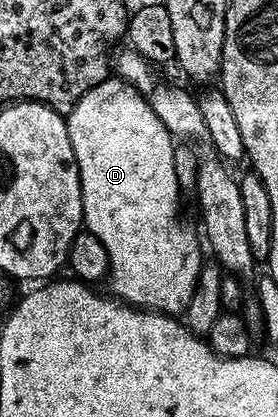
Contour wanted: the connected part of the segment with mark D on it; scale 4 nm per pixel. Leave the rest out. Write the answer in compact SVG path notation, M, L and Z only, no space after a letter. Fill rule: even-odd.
M109 77L106 81L94 85L94 89L86 92L72 106L72 110L67 112L66 122L68 124L68 132L70 133L70 141L74 145L74 157L78 161L78 169L80 170L82 205L84 206L83 226L87 230L92 231L94 237L98 237L102 241L102 245L106 245L108 275L110 276L110 280L112 279L113 292L111 291L111 294L117 300L129 305L135 305L141 309L159 311L161 313L179 312L190 301L190 297L194 297L196 278L201 267L204 266L206 259L205 256L200 256L202 239L198 234L197 228L195 226L193 226L194 228L187 227L182 220L176 219L176 214L180 211L180 179L176 176L178 165L174 161L174 136L168 132L166 125L162 125L162 121L158 121L158 117L154 113L152 106L148 104L147 98L119 77ZM104 223L112 223L112 235L107 235L104 232Z

